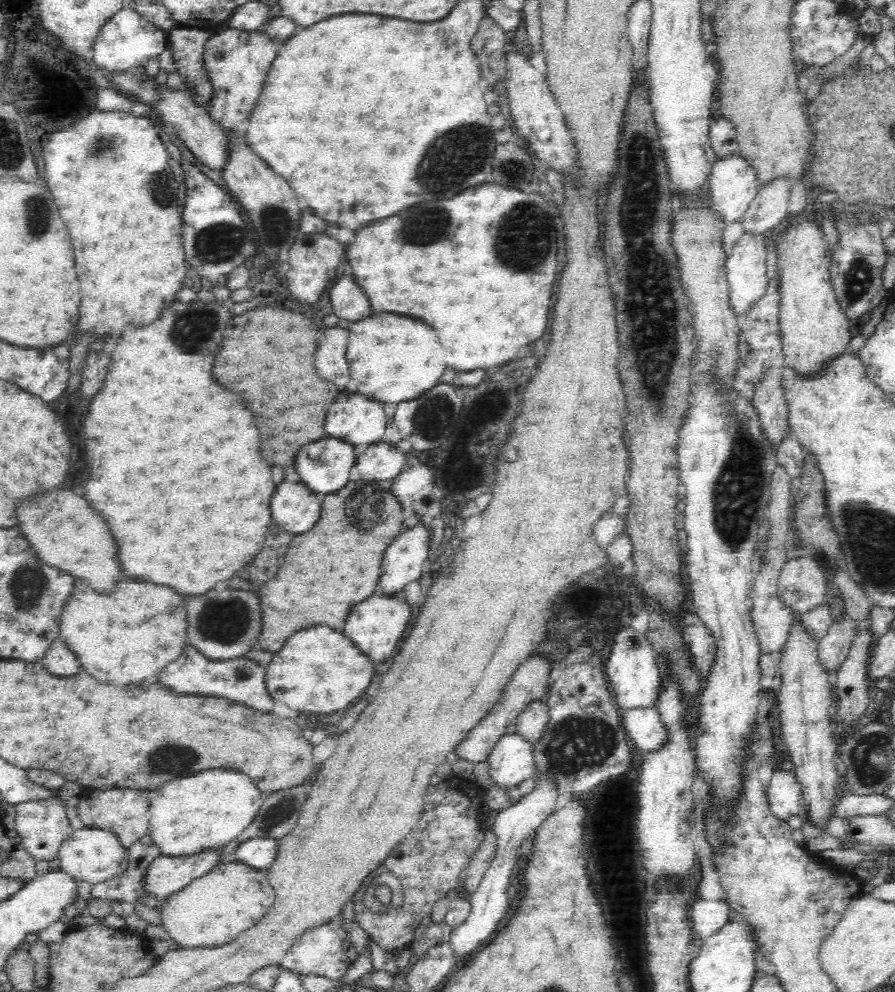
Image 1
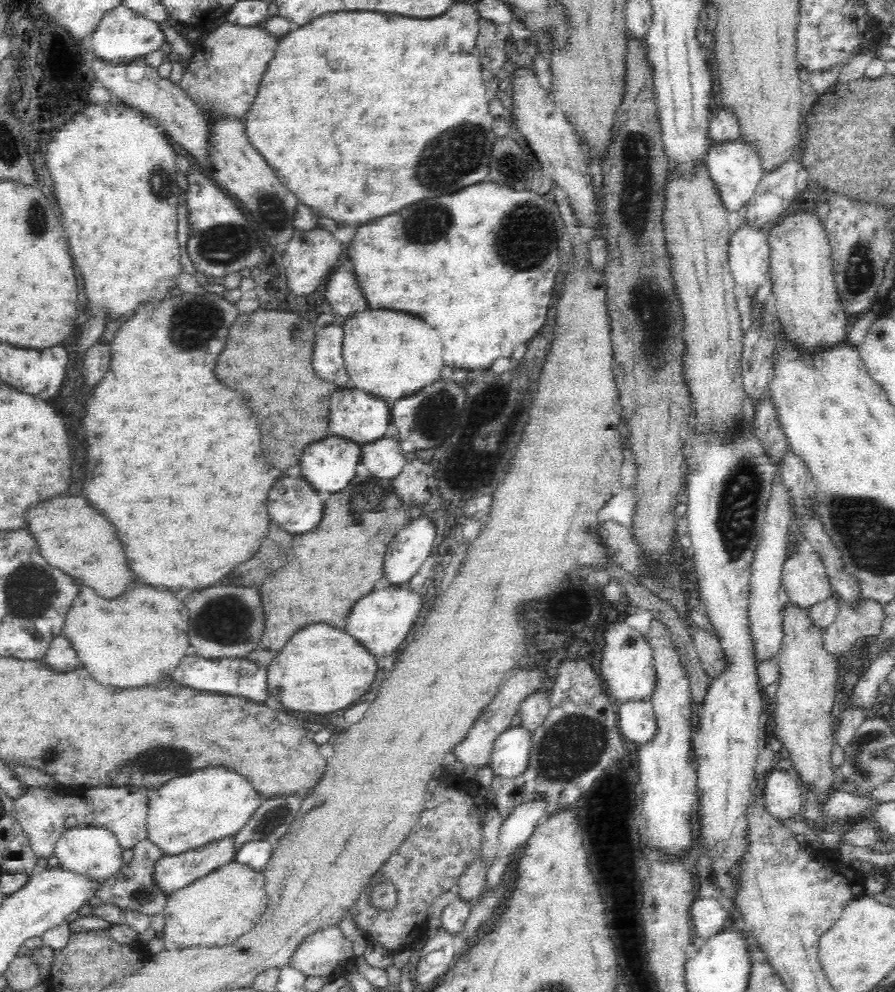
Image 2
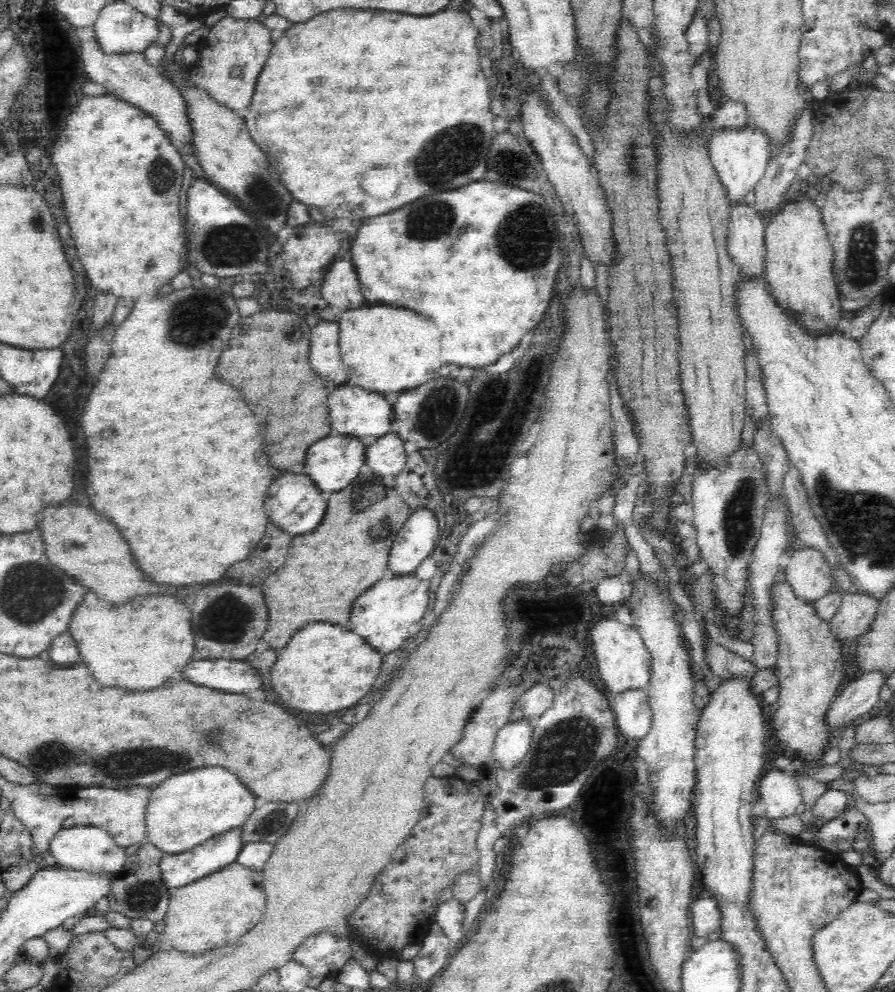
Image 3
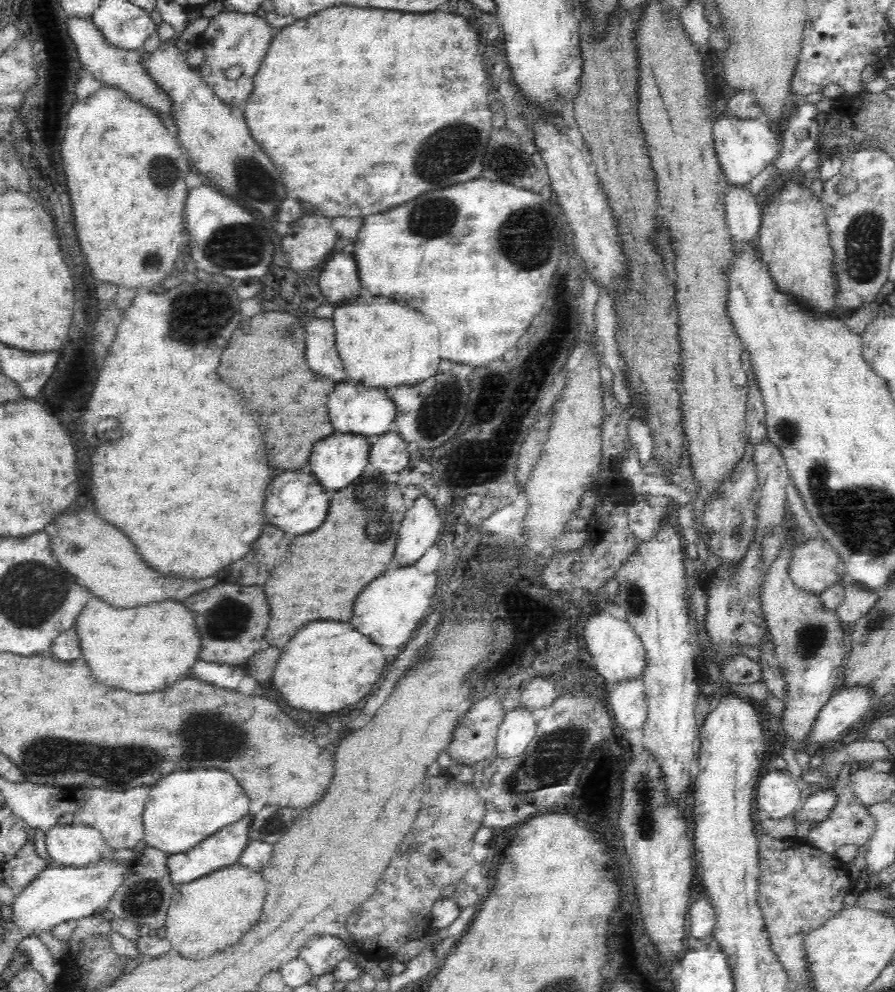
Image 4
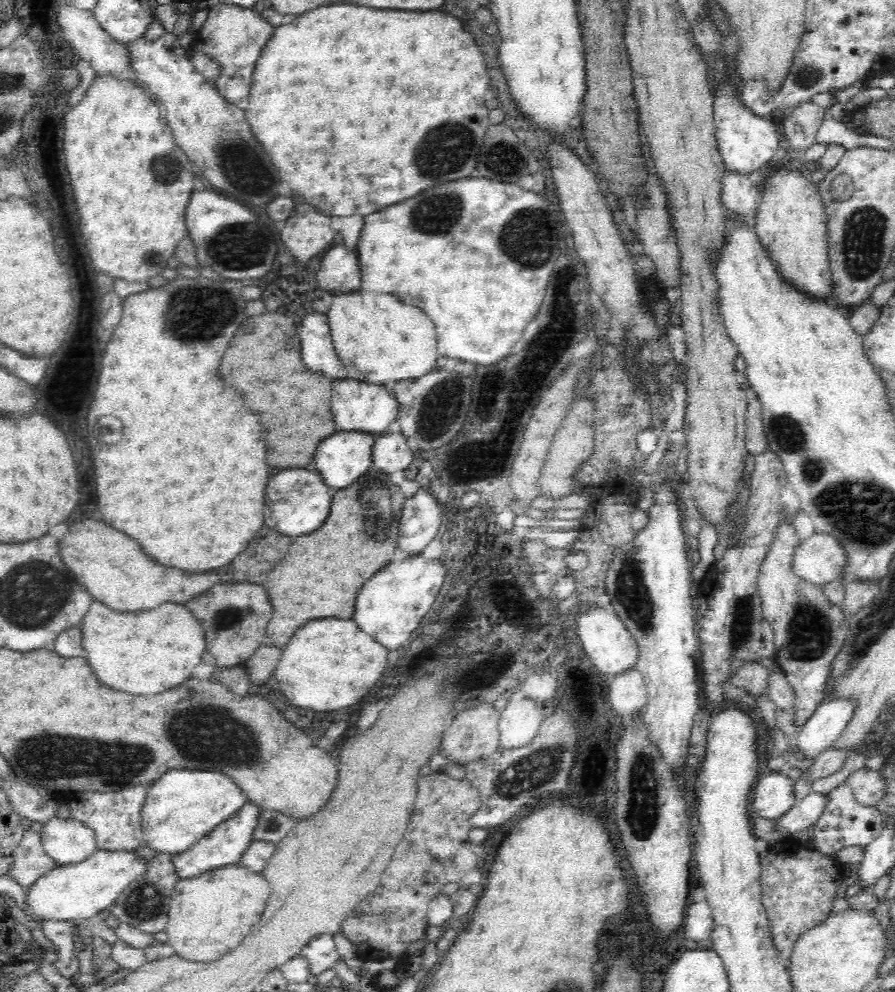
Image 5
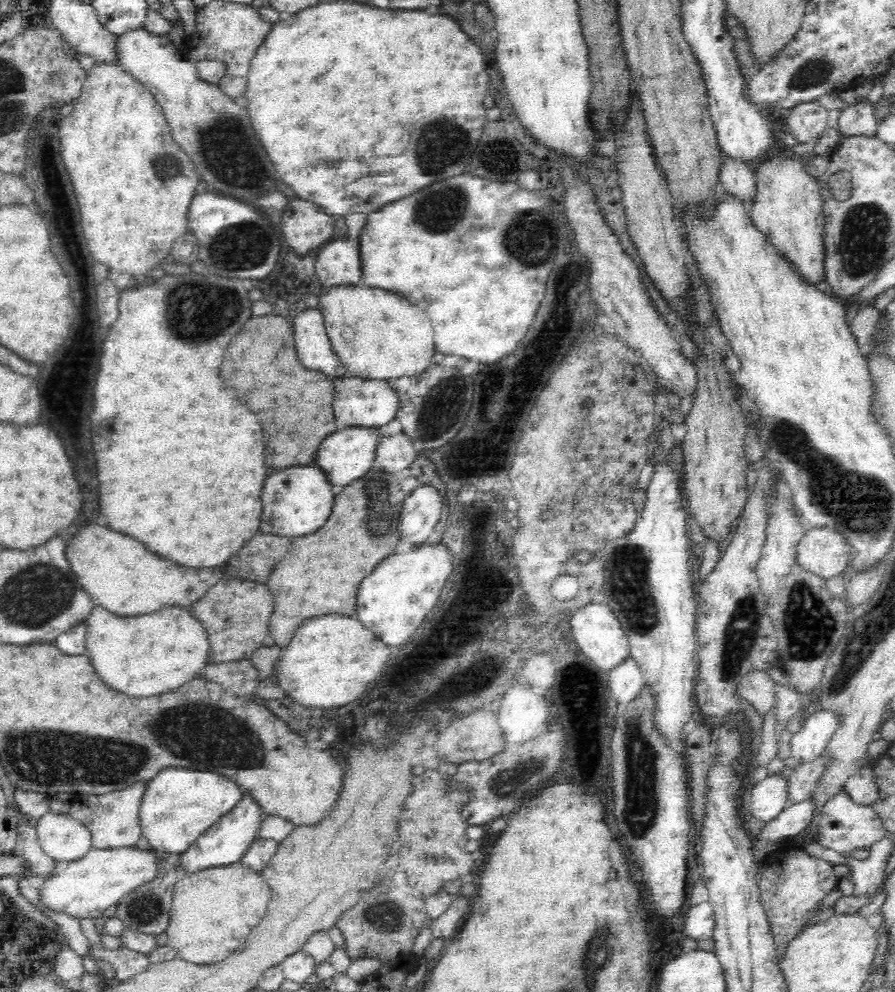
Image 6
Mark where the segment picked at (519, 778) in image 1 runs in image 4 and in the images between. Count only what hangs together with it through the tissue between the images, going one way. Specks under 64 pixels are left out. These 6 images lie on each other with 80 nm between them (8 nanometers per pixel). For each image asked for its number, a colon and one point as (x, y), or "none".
2: (509, 757)
3: (512, 743)
4: (517, 730)

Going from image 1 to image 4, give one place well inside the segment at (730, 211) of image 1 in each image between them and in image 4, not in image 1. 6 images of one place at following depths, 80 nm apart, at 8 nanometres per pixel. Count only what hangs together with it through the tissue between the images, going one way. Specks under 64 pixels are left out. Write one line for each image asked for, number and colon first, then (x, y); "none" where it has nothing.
2: (734, 168)
3: (740, 157)
4: (743, 149)

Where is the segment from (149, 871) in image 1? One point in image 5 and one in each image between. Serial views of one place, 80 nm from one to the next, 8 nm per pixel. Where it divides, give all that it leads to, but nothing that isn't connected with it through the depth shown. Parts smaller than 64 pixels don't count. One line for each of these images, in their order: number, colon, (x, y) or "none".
2: (170, 873)
3: (176, 871)
4: (221, 849)
5: (225, 845)

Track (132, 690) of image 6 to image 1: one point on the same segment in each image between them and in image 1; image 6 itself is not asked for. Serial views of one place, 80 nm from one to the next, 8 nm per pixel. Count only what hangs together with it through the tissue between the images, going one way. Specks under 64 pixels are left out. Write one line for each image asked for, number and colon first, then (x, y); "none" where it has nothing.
1: (126, 635)
2: (112, 638)
3: (152, 638)
4: (145, 648)
5: (146, 652)

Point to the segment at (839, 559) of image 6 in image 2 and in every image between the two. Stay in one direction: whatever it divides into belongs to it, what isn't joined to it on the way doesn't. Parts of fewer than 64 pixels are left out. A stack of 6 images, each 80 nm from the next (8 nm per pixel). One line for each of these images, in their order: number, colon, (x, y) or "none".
2: (804, 582)
3: (807, 574)
4: (812, 565)
5: (818, 560)

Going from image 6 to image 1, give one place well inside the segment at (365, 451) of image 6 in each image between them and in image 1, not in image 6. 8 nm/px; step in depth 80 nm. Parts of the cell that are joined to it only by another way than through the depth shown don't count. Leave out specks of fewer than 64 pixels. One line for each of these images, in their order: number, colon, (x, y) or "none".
1: (324, 466)
2: (328, 466)
3: (332, 463)
4: (335, 461)
5: (342, 458)

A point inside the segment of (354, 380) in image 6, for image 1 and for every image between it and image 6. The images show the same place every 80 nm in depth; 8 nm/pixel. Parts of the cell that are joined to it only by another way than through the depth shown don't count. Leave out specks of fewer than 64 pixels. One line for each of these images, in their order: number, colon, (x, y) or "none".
1: (356, 420)
2: (355, 415)
3: (364, 415)
4: (368, 412)
5: (356, 406)

